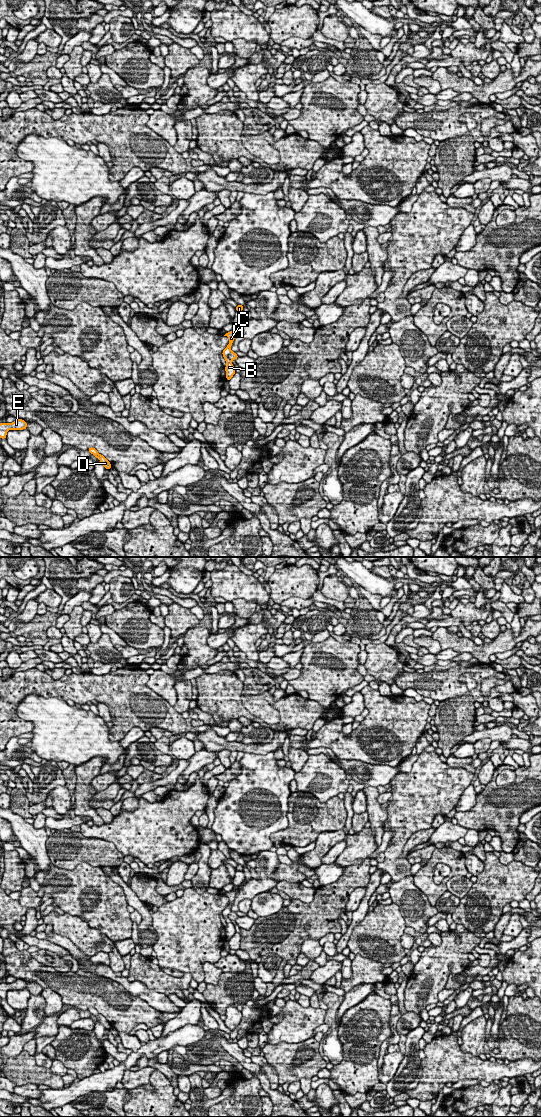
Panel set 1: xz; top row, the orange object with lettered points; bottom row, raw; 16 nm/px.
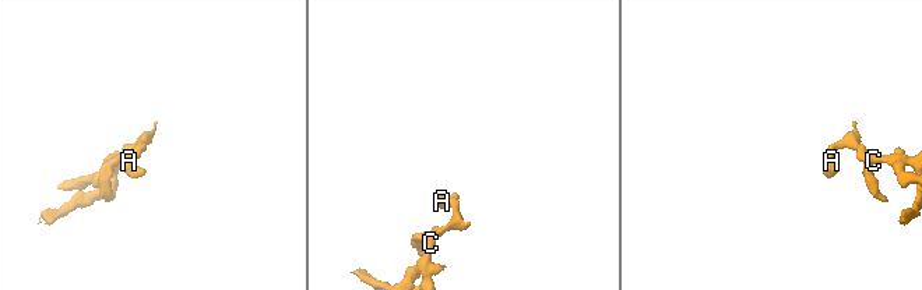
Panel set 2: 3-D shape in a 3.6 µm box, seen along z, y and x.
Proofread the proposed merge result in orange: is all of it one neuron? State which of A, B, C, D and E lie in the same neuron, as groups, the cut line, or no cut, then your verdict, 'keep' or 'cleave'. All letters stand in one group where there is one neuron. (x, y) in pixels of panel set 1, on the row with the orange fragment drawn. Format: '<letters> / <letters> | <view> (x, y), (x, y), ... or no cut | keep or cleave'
A B C / D E | xz (231, 351), (228, 355), (230, 360) | cleave

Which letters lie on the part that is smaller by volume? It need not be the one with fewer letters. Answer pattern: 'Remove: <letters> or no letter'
Remove: A, B, C

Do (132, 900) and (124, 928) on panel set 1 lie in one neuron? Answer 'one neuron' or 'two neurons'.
two neurons

